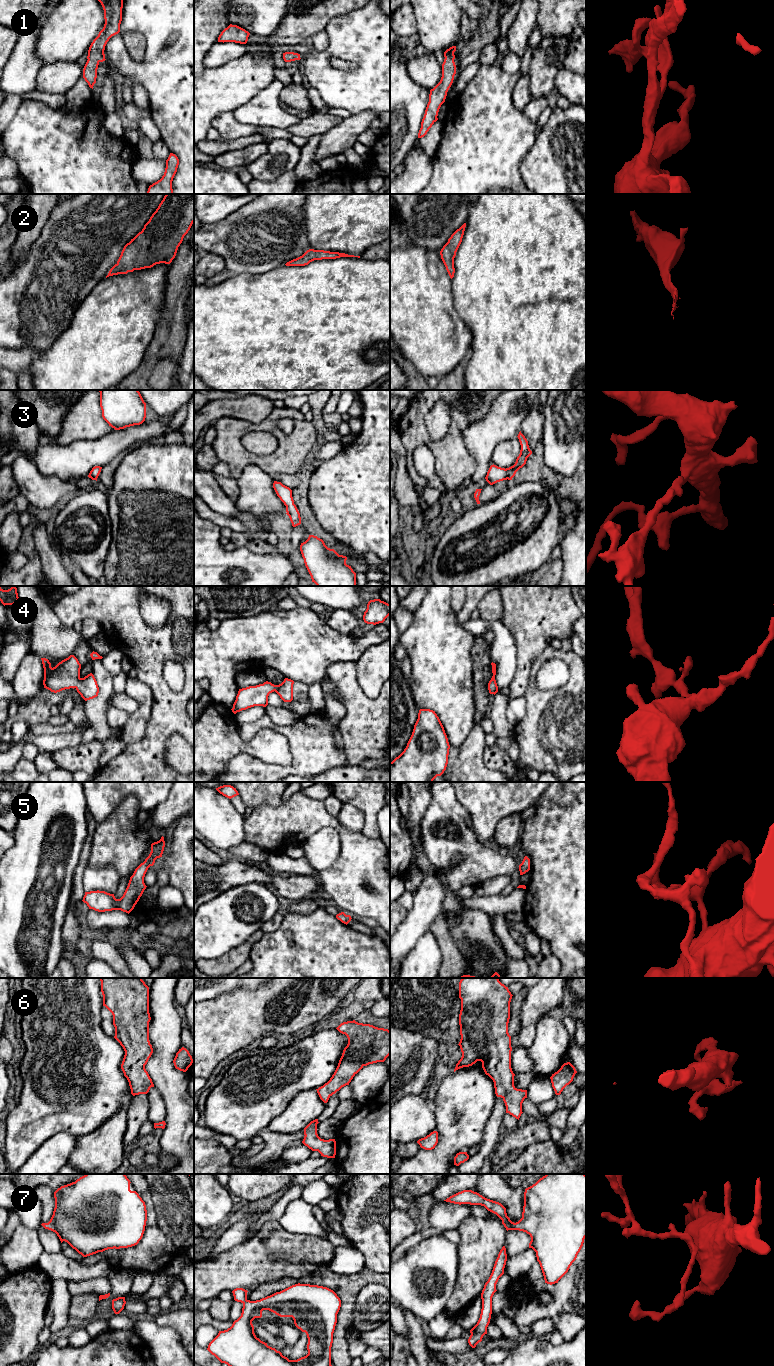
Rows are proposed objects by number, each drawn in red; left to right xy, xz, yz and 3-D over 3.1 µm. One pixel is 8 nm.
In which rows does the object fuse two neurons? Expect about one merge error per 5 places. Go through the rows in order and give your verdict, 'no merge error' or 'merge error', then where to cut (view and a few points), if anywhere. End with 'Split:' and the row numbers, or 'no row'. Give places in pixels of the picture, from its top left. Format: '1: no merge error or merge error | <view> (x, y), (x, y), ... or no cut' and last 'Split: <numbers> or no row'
1: no merge error | no cut
2: no merge error | no cut
3: no merge error | no cut
4: no merge error | no cut
5: no merge error | no cut
6: no merge error | no cut
7: no merge error | no cut
Split: no row

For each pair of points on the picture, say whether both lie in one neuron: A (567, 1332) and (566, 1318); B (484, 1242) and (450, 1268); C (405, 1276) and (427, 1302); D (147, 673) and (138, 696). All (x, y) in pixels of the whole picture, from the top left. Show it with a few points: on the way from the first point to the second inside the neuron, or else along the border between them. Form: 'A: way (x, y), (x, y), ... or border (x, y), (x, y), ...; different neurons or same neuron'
A: way (567, 1329), (567, 1321); same neuron
B: border (458, 1245), (458, 1277), (455, 1285); different neurons
C: way (411, 1283), (417, 1290), (417, 1296), (420, 1297); same neuron
D: border (136, 677), (150, 689), (152, 704); different neurons

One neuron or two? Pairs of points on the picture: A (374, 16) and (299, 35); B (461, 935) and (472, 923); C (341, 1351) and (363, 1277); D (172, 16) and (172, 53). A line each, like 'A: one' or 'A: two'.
A: two
B: one
C: one
D: one

